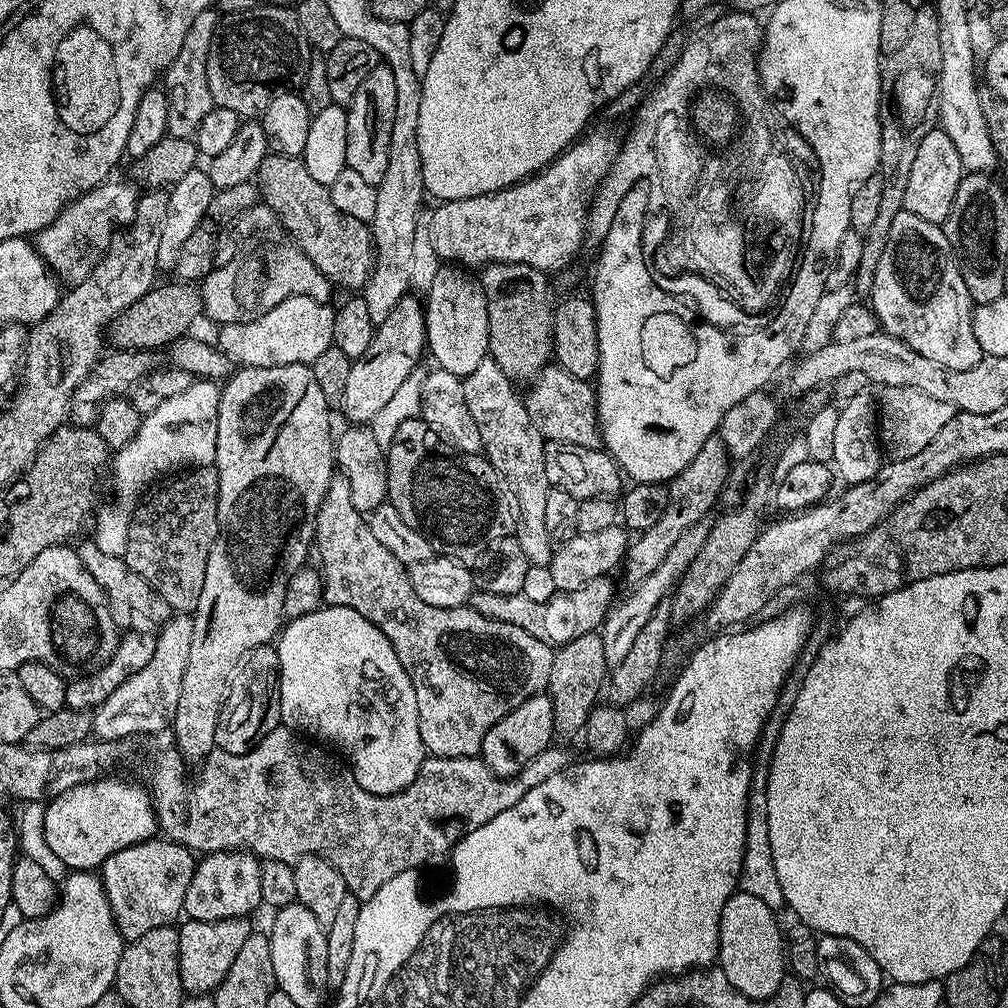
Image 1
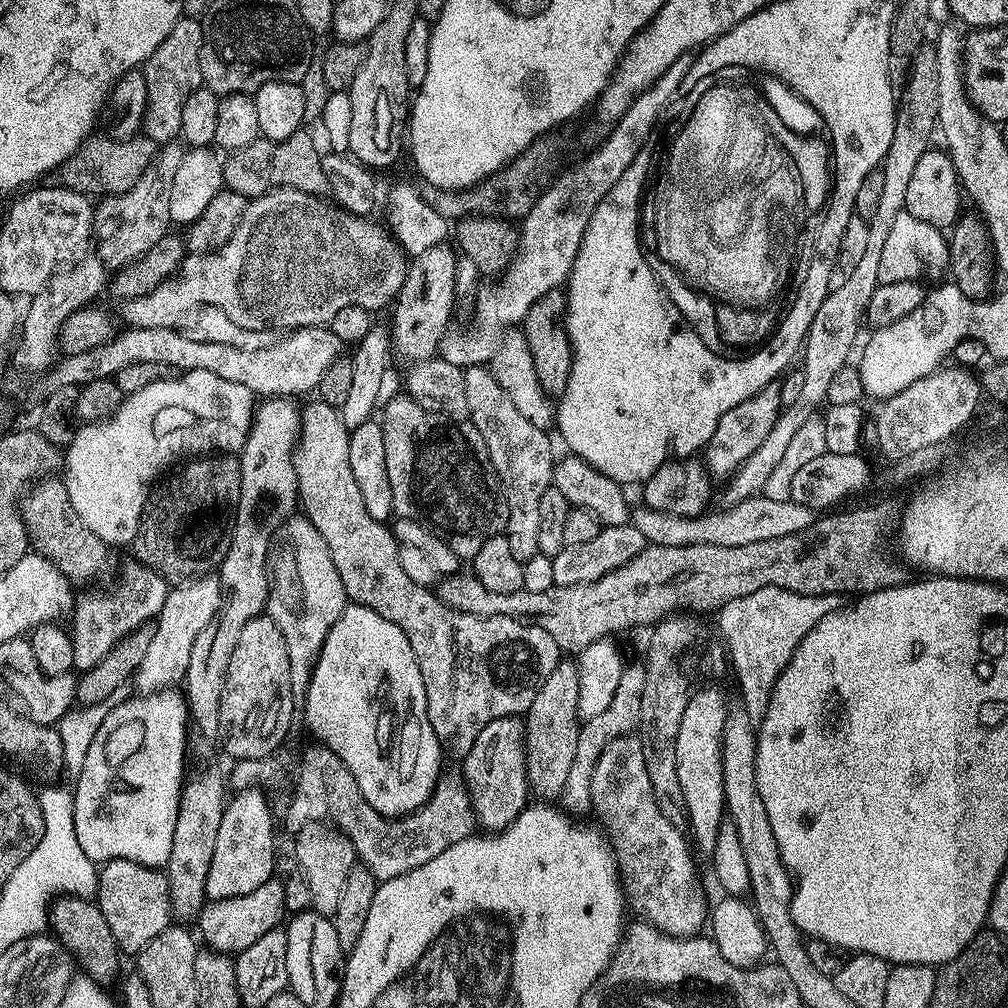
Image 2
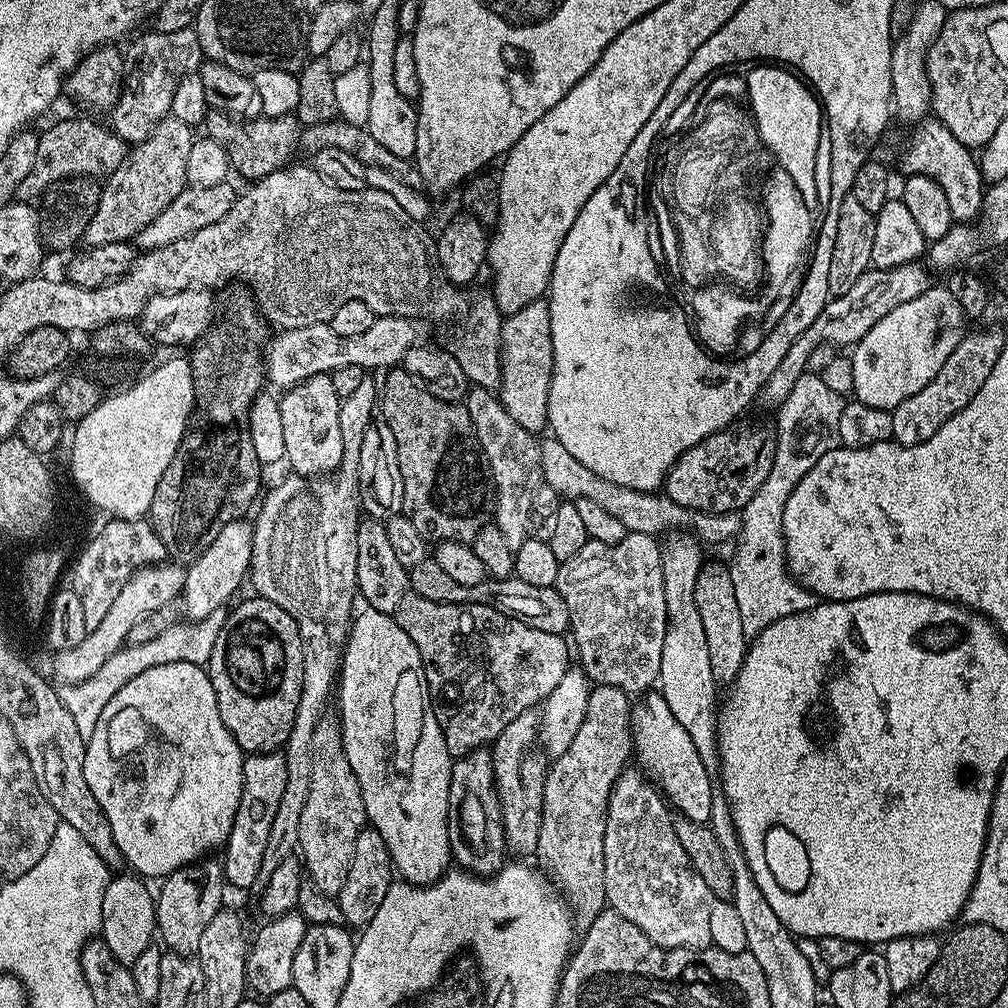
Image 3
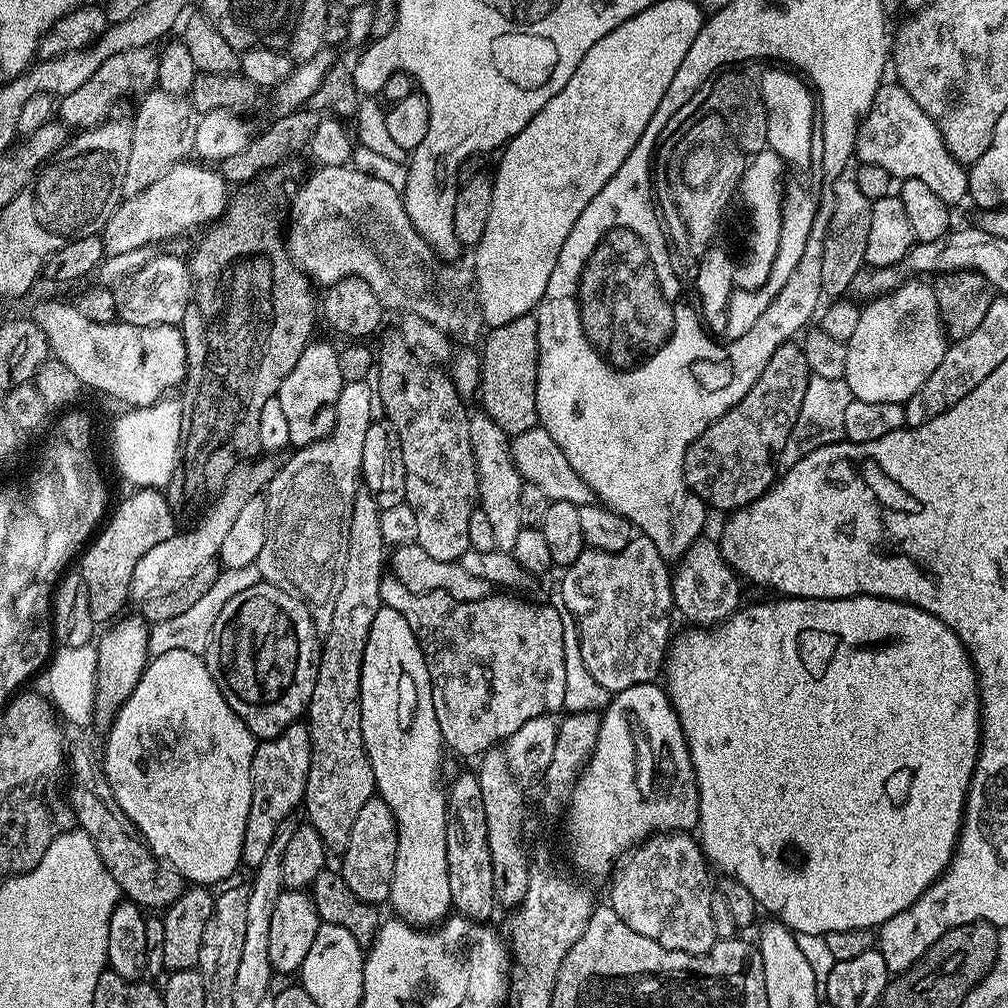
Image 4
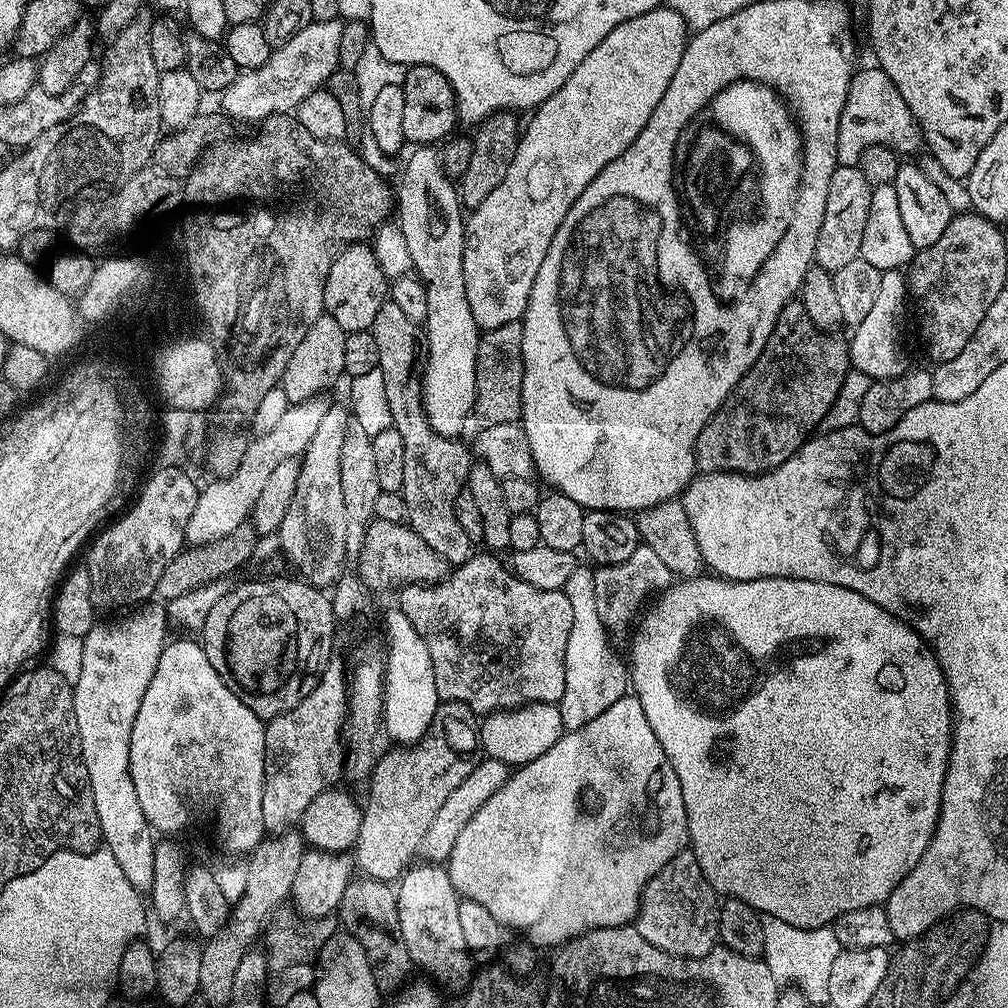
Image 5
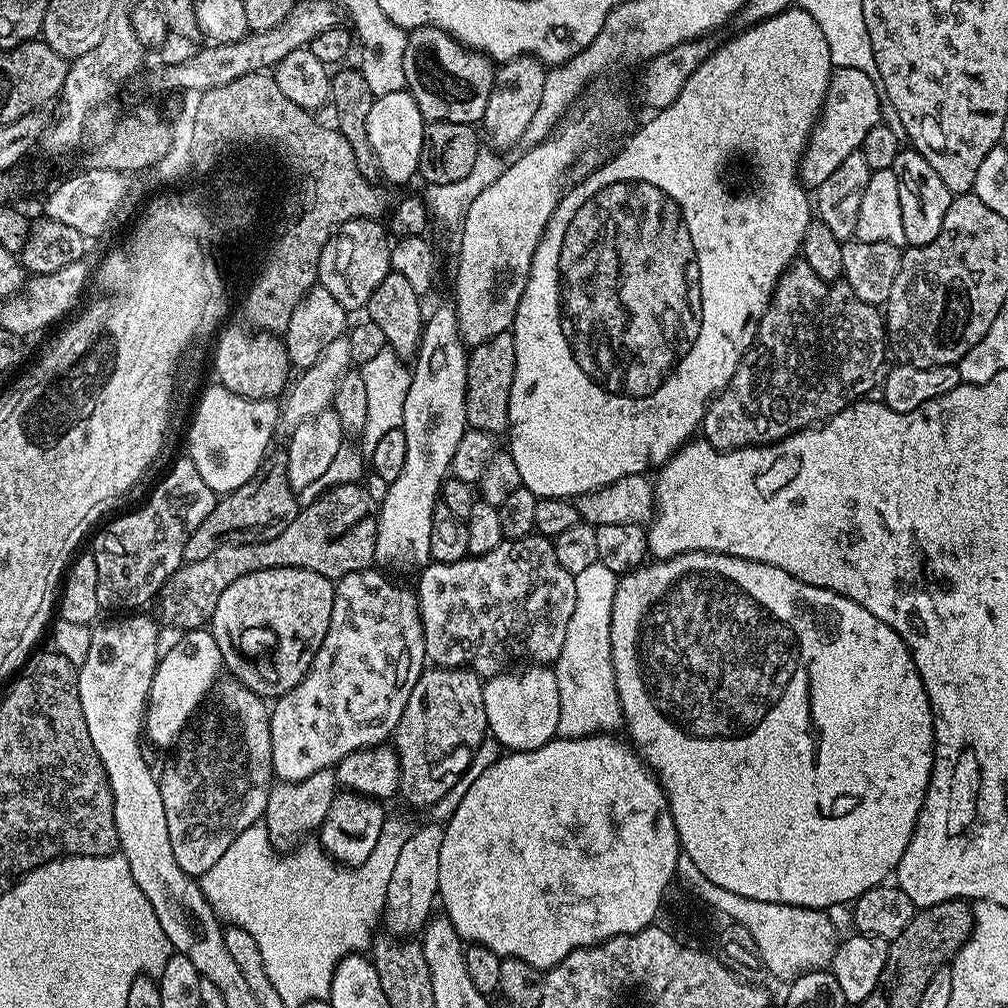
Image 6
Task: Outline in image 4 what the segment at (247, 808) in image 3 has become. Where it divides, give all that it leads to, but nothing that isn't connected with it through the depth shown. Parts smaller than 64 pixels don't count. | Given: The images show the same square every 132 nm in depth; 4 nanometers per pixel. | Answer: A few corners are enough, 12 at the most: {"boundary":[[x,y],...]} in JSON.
{"boundary":[[308,725],[257,743],[242,861],[255,870],[310,774]]}

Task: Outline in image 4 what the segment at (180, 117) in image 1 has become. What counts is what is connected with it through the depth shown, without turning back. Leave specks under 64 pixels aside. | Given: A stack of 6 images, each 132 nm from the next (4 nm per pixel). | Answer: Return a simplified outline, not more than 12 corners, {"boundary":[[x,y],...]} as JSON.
{"boundary":[[155,47],[114,54],[58,104],[61,121],[109,119],[132,91],[153,91]]}

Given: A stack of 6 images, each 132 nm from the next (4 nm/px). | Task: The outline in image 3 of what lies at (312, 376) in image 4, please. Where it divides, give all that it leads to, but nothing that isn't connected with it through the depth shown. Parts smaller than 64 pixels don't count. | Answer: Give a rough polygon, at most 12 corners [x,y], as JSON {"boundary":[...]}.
{"boundary":[[328,374],[279,397],[284,460],[320,478],[342,462],[341,399]]}

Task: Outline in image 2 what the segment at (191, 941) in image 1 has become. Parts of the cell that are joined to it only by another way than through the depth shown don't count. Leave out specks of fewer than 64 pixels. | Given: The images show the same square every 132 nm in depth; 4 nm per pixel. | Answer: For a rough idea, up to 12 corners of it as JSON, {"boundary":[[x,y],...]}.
{"boundary":[[282,882],[201,908],[198,936],[239,954],[285,916]]}

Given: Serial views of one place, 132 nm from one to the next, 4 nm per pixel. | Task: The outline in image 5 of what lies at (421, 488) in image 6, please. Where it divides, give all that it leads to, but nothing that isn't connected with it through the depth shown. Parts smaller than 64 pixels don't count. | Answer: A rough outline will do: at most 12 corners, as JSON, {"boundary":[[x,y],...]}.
{"boundary":[[420,146],[398,223],[426,290],[424,409],[461,435],[482,329],[462,274],[465,217],[441,153]]}

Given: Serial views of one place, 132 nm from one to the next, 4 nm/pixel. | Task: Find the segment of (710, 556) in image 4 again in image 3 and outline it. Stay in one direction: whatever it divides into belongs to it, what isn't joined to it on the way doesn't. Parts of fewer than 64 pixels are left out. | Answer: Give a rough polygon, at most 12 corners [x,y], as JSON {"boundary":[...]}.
{"boundary":[[705,563],[694,602],[710,670],[730,686],[749,646],[727,563]]}

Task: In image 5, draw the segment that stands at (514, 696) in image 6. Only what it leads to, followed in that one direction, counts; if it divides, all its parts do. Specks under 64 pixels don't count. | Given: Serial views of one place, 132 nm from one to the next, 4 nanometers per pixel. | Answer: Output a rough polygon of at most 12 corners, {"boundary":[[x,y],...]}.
{"boundary":[[555,704],[483,717],[478,744],[509,766],[546,754],[566,729]]}

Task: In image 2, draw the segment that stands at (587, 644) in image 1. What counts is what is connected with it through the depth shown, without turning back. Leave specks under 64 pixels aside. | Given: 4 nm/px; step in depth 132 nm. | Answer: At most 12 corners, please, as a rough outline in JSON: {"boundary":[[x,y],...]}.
{"boundary":[[561,659],[524,721],[529,791],[559,799],[578,751],[579,663]]}

